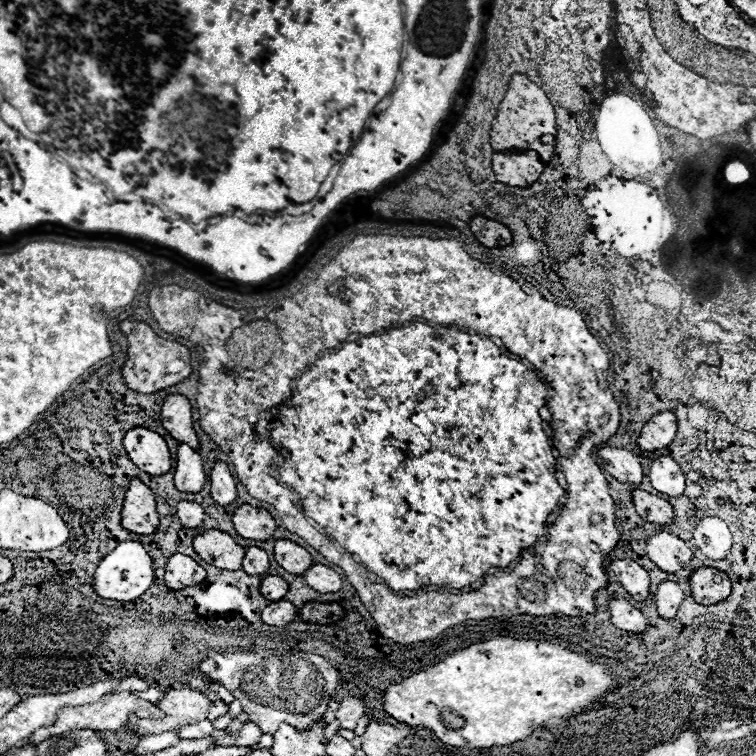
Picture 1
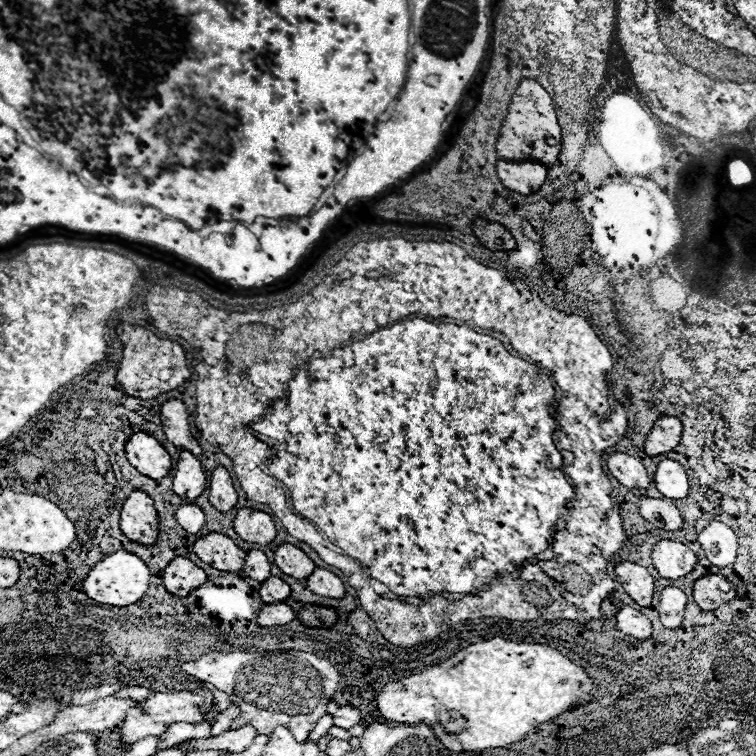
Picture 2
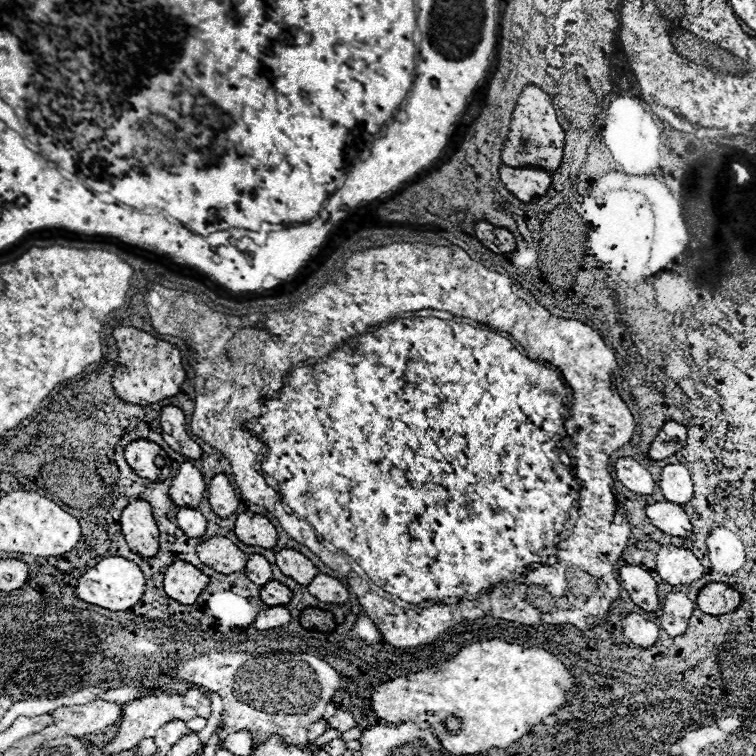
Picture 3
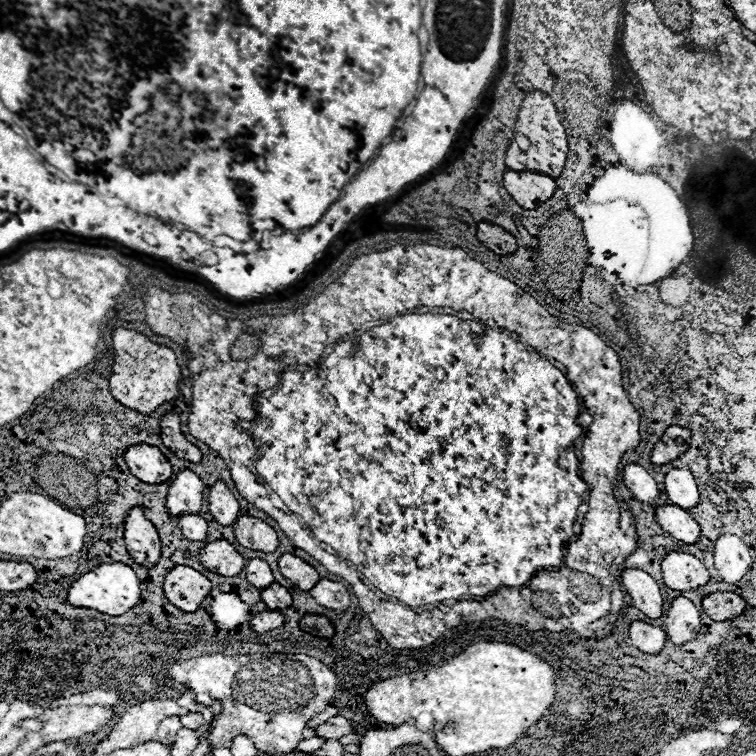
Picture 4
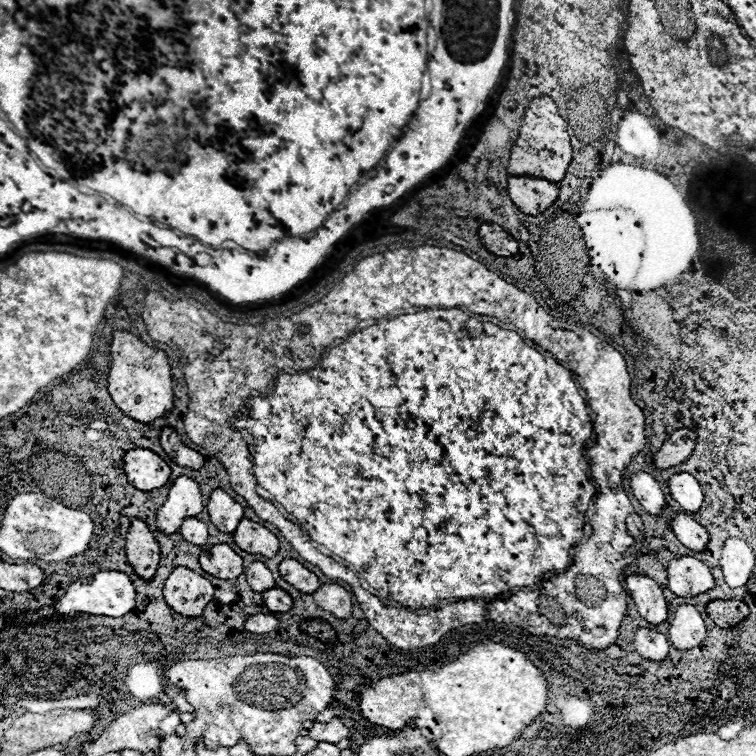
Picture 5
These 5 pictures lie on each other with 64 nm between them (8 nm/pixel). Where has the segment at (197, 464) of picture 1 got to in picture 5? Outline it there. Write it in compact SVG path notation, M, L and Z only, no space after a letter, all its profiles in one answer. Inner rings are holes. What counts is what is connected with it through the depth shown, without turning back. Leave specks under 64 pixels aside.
M180 476L168 490L168 500L160 506L156 524L164 536L172 536L180 530L186 518L196 518L202 512L202 494L192 478Z

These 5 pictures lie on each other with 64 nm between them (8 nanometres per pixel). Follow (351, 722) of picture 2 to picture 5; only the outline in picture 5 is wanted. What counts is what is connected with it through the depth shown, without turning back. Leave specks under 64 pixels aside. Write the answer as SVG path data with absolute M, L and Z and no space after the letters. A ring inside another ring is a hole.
M332 718L328 724L314 724L308 730L308 738L316 742L332 742L338 744L342 738L348 738L348 728L342 724L340 718Z

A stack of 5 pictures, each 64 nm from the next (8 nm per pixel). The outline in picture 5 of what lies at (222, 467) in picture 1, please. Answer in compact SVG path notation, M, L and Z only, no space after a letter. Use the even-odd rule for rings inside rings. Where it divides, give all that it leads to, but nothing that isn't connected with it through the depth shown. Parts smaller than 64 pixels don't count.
M214 490L208 500L208 516L210 522L222 532L222 534L234 534L236 526L244 518L244 510L238 502L234 502L224 490Z

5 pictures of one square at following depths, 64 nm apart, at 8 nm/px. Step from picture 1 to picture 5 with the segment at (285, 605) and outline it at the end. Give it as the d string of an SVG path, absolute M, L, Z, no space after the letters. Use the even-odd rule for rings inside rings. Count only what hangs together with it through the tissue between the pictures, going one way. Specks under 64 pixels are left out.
M266 614L250 616L250 618L246 618L246 622L244 622L244 628L246 628L248 632L254 632L254 634L266 634L266 632L274 630L276 626L278 626L276 616L266 616Z

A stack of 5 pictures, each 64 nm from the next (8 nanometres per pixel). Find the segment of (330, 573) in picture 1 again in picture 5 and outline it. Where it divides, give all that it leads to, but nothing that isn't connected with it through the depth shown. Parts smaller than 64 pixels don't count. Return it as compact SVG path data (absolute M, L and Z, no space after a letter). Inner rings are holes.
M322 584L312 596L322 610L334 614L336 618L348 618L352 614L352 598L338 584Z

